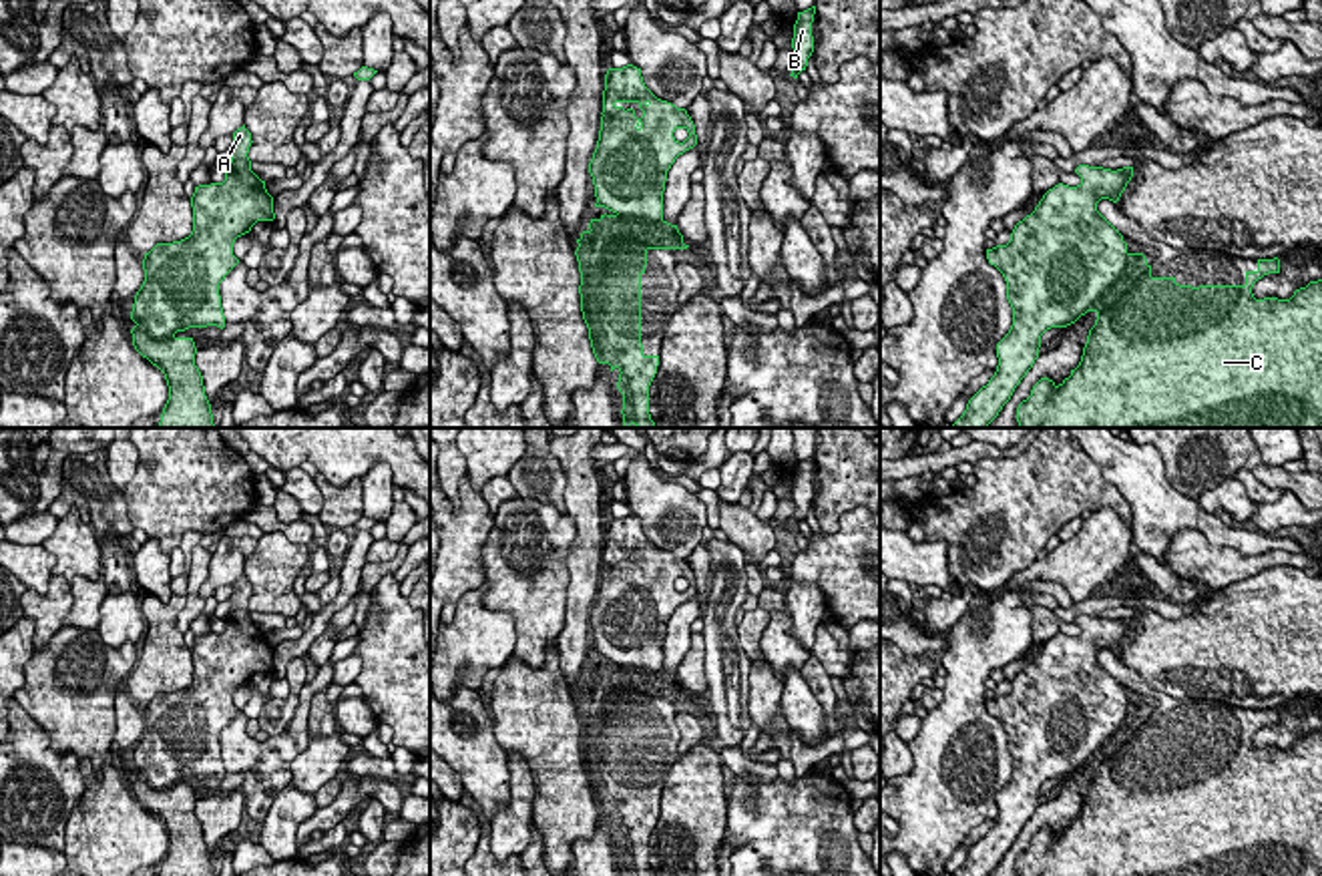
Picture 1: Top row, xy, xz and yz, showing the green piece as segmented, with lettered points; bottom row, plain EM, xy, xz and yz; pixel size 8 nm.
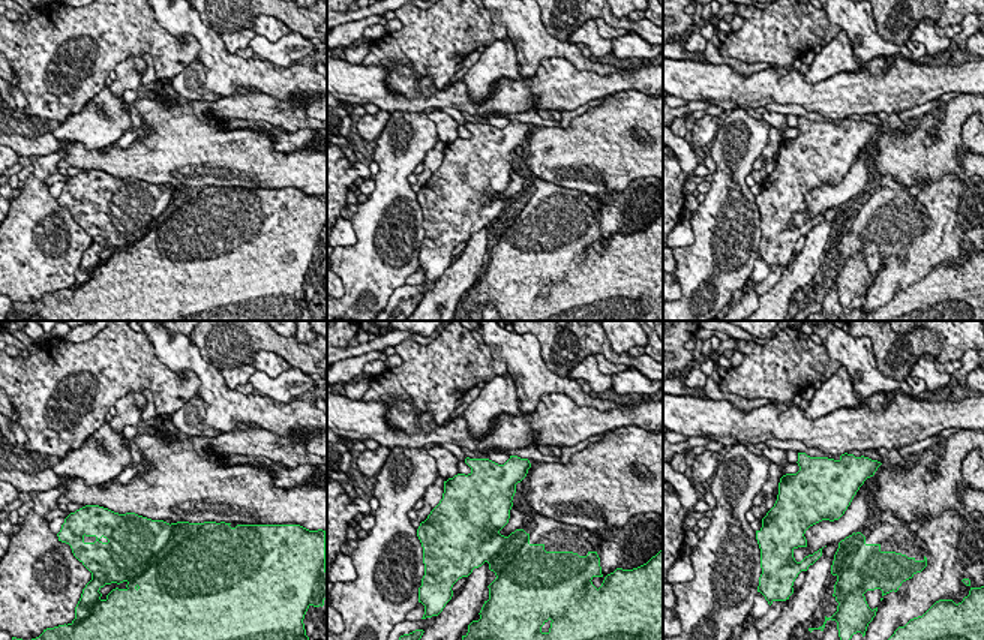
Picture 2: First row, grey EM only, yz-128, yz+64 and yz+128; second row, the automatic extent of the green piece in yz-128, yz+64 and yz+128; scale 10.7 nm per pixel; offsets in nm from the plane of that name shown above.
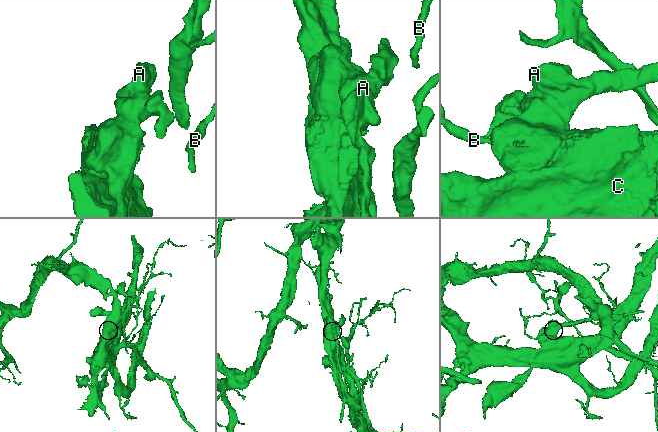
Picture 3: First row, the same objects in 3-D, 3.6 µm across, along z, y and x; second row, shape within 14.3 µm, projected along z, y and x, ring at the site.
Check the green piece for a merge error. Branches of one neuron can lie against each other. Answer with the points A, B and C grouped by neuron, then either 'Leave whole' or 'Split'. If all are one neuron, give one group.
Groups: A / B C. Split

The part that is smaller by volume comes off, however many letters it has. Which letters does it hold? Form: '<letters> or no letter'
A

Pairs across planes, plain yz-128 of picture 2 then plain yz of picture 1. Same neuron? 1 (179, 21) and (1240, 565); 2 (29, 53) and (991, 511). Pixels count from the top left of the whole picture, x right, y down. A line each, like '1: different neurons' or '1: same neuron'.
1: different neurons
2: same neuron

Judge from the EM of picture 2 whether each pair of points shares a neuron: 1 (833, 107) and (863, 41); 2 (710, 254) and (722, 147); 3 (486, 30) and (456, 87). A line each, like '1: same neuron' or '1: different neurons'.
1: different neurons
2: same neuron
3: different neurons

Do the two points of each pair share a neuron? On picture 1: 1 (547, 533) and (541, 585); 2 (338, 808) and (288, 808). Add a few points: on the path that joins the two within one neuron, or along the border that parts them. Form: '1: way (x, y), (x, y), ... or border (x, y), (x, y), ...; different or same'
1: way (543, 545), (541, 573); same
2: border (318, 806), (300, 824), (296, 844); different

